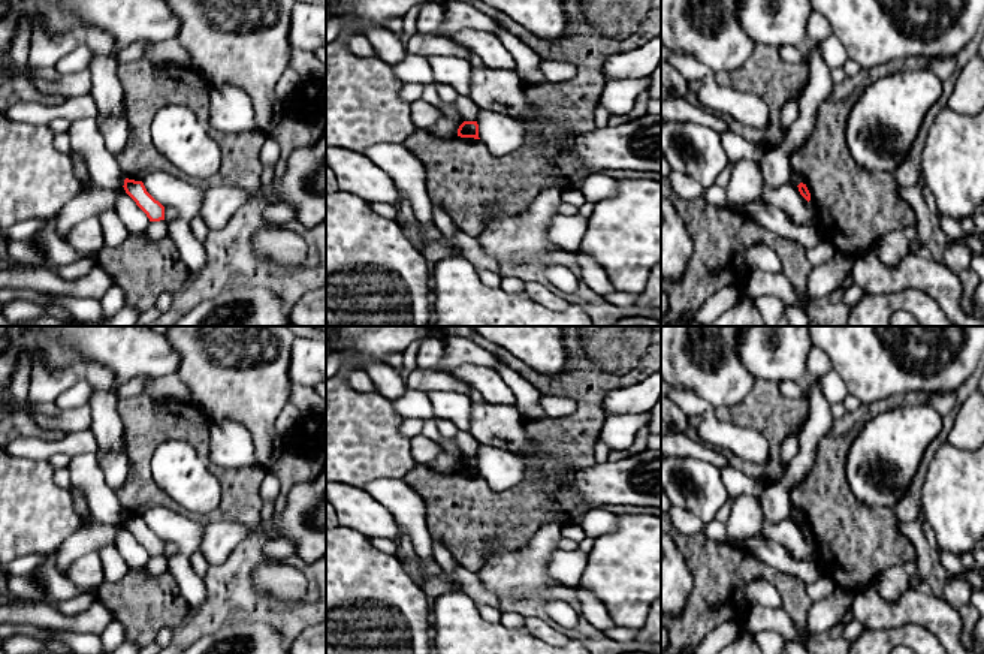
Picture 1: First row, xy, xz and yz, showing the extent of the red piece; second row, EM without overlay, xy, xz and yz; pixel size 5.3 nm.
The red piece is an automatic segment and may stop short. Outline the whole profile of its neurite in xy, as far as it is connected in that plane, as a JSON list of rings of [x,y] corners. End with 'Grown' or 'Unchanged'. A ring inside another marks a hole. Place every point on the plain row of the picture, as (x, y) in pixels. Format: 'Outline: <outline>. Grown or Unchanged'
Outline: [[[126,513],[123,522],[136,540],[147,549],[150,557],[164,555],[164,542],[147,527],[142,516]]]. Unchanged

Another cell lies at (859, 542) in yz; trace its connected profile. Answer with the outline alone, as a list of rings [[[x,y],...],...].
[[[897,394],[861,404],[855,412],[846,412],[840,419],[834,419],[831,430],[820,440],[811,470],[790,492],[791,507],[800,512],[811,528],[811,539],[822,548],[821,573],[852,593],[876,582],[887,569],[915,560],[915,548],[897,531],[899,519],[891,507],[872,507],[858,501],[845,476],[846,455],[864,425],[882,412],[912,403],[914,395]]]

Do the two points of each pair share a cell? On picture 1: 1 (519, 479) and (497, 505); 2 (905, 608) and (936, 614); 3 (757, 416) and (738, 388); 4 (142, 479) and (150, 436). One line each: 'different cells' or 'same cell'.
1: different cells
2: same cell
3: different cells
4: same cell

